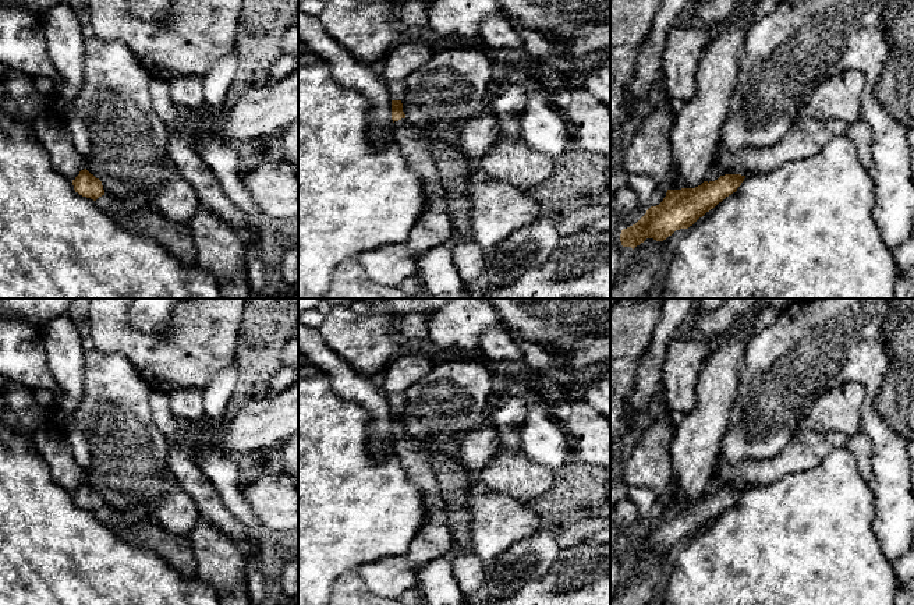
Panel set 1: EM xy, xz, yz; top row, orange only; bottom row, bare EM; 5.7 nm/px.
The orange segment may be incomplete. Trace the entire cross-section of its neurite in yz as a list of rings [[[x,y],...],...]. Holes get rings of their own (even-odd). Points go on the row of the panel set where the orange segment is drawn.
[[[725,174],[695,188],[667,190],[659,205],[651,206],[635,224],[621,230],[621,245],[634,250],[646,238],[663,241],[676,230],[688,229],[736,192],[744,178],[741,174]]]

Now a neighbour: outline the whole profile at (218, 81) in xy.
[[[237,43],[231,53],[217,59],[203,75],[203,105],[210,114],[224,107],[228,91],[237,74],[238,52]]]

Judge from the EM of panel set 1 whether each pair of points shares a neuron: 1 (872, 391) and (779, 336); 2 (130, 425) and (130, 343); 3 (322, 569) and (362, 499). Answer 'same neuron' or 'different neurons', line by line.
1: same neuron
2: different neurons
3: same neuron

